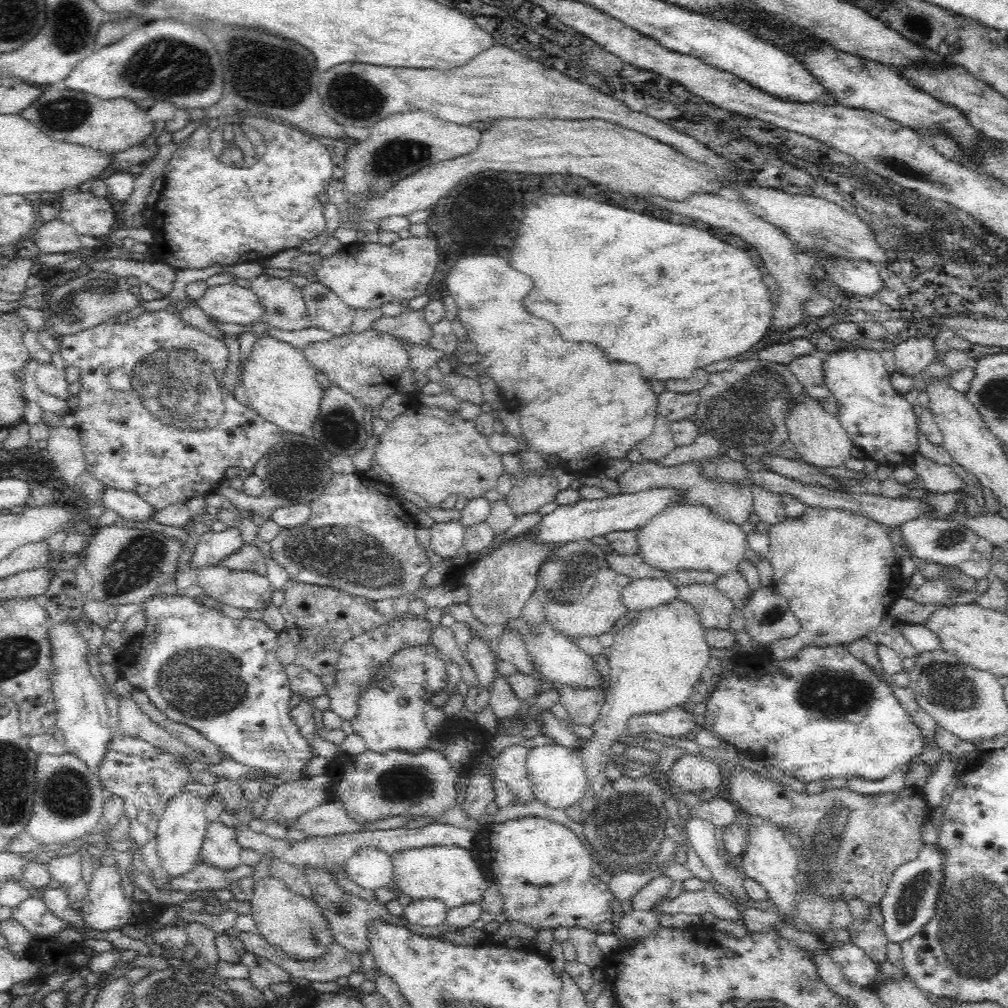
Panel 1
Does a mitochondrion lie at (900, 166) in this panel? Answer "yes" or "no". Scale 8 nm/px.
yes

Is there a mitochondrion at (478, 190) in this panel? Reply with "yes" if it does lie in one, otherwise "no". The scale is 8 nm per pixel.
no

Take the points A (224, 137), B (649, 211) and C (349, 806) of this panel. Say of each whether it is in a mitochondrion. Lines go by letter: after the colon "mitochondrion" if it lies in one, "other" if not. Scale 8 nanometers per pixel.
A: mitochondrion
B: other
C: other

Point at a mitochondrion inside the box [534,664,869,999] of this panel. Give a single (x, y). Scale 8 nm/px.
(626, 825)

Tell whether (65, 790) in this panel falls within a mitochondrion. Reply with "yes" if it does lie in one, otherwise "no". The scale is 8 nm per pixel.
yes

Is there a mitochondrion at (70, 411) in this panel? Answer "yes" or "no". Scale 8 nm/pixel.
no

